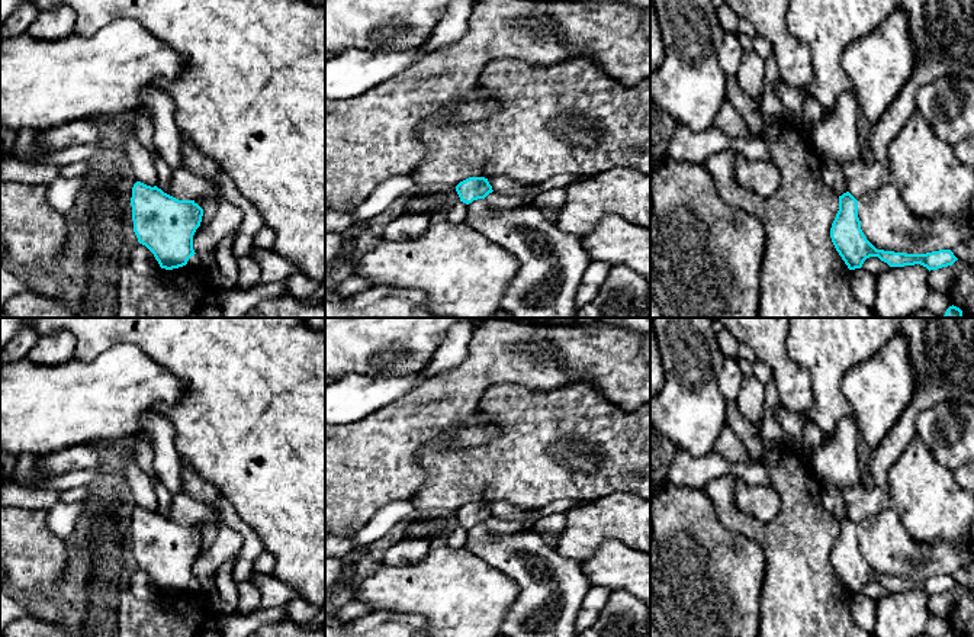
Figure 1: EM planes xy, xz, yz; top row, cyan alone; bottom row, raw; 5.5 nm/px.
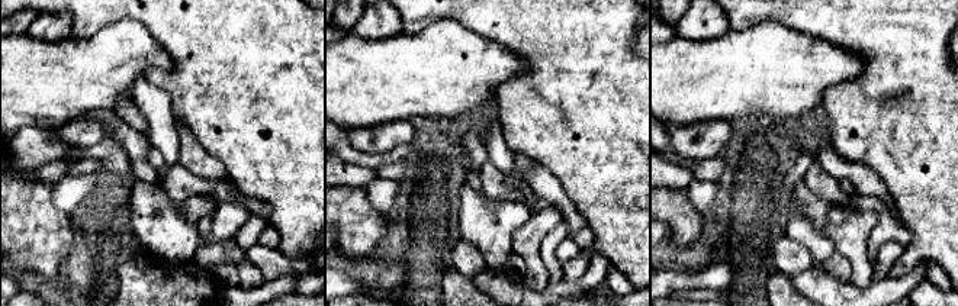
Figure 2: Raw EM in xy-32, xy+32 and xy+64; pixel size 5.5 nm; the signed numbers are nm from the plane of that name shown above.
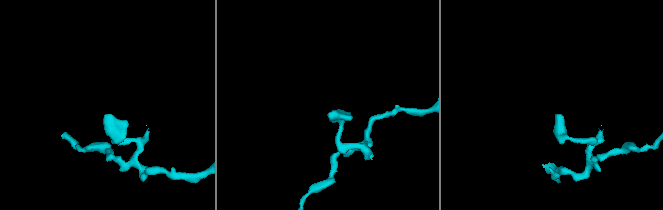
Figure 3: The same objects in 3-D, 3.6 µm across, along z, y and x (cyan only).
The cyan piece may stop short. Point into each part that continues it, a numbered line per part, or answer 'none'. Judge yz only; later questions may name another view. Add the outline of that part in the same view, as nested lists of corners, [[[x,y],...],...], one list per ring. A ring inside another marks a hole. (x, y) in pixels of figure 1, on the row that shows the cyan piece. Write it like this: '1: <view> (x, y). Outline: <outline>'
none

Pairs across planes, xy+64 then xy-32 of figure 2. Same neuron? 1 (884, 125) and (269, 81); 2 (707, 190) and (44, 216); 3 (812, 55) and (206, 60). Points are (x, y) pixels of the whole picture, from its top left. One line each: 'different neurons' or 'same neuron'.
1: same neuron
2: different neurons
3: different neurons

